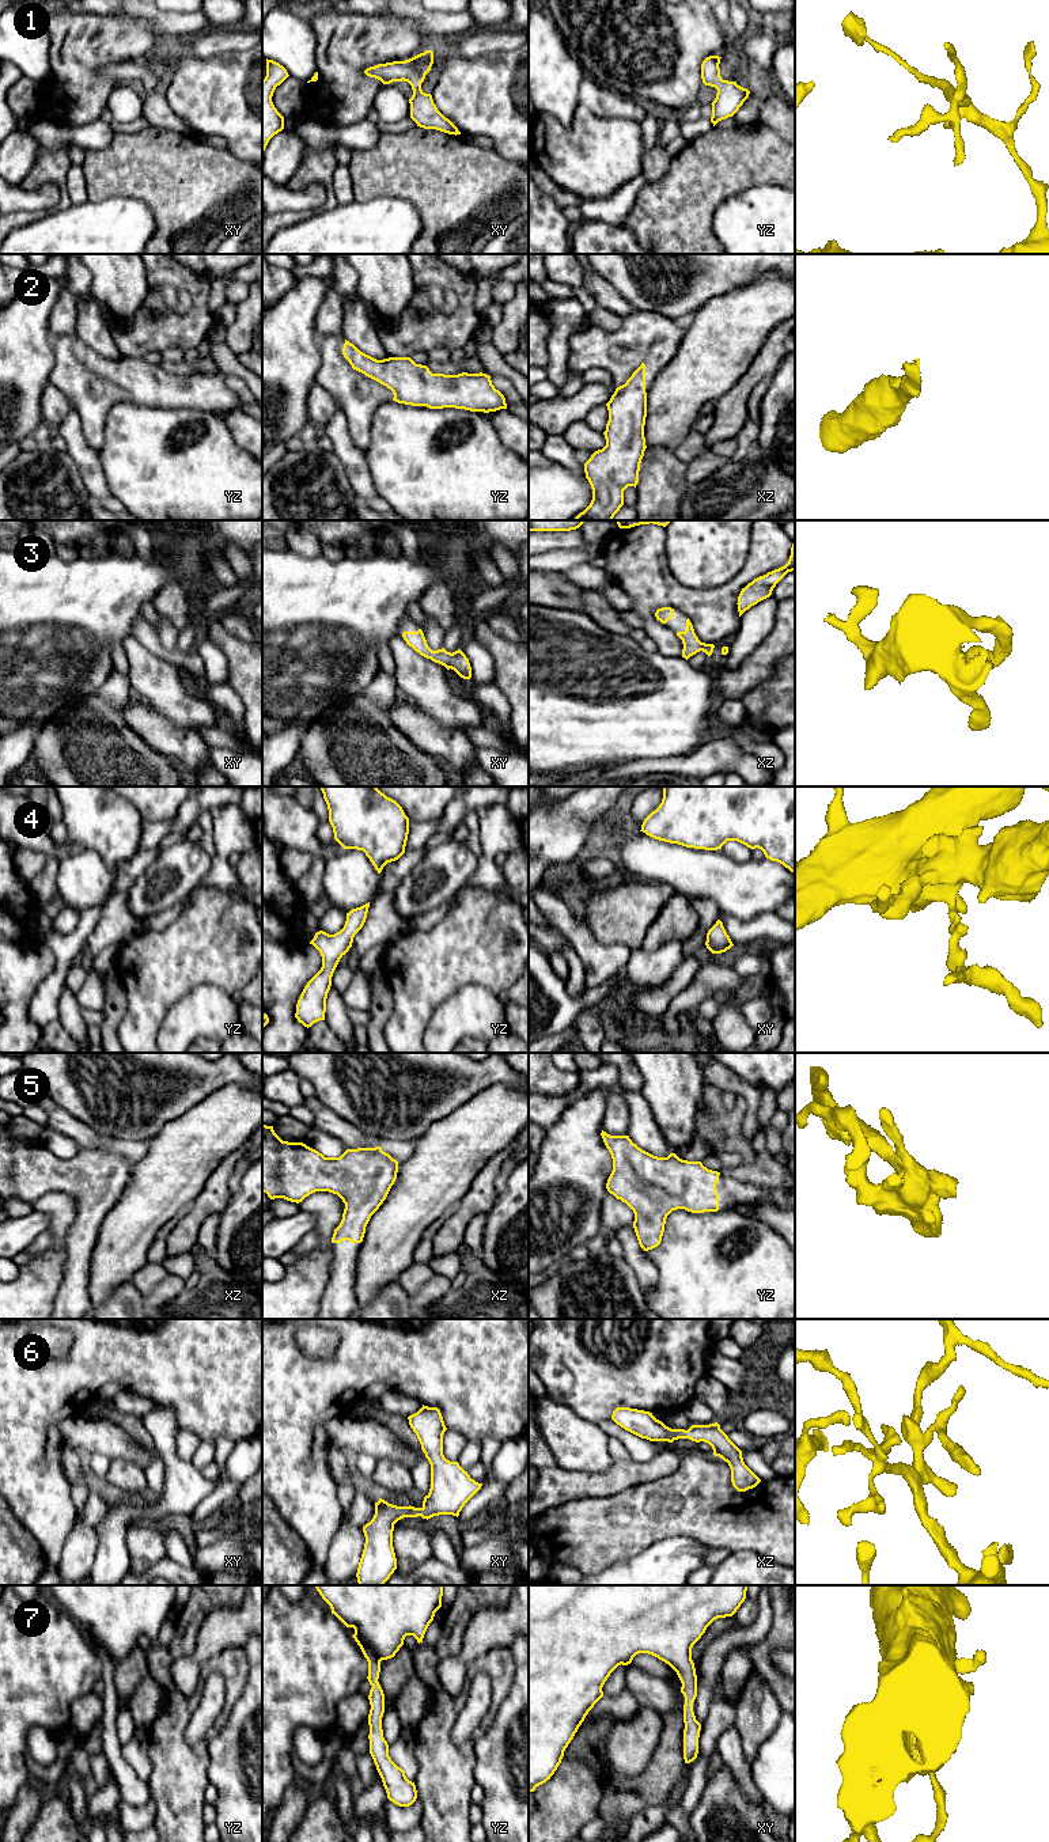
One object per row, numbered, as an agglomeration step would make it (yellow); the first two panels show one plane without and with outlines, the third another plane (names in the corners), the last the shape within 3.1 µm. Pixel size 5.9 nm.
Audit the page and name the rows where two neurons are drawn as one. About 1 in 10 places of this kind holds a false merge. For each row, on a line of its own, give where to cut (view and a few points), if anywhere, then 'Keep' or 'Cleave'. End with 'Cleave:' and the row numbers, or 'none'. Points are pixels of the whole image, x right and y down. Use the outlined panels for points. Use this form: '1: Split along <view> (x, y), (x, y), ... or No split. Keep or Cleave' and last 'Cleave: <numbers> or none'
1: No split. Keep
2: No split. Keep
3: No split. Keep
4: No split. Keep
5: No split. Keep
6: No split. Keep
7: No split. Keep
Cleave: none

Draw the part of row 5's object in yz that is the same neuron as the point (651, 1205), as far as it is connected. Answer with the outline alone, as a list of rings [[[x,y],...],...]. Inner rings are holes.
[[[603,1130],[601,1136],[613,1159],[613,1171],[606,1189],[633,1210],[633,1228],[644,1251],[660,1244],[666,1218],[673,1210],[685,1209],[692,1213],[719,1210],[716,1183],[720,1172],[708,1170],[701,1161],[682,1160],[675,1153],[667,1157],[654,1156],[633,1144],[629,1136],[610,1136]]]

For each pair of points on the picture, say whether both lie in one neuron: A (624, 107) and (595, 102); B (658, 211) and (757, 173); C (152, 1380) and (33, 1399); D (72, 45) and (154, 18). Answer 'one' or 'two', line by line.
A: one
B: one
C: one
D: two

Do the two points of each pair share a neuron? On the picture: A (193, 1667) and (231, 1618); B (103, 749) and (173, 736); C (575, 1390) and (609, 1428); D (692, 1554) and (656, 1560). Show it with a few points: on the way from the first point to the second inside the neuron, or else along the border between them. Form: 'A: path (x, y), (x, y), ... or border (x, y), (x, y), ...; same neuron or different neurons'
A: path (201, 1655), (220, 1630); same neuron
B: border (124, 717), (151, 746), (171, 760); different neurons
C: border (610, 1417), (597, 1422); different neurons
D: path (684, 1554), (673, 1560), (665, 1560); same neuron

